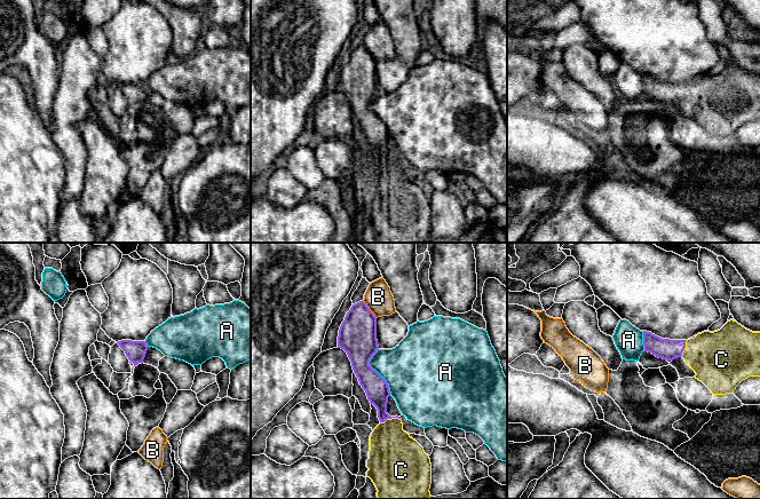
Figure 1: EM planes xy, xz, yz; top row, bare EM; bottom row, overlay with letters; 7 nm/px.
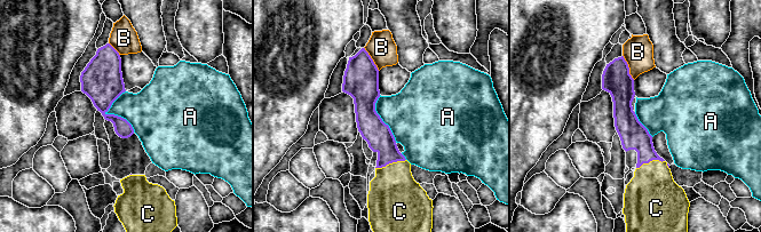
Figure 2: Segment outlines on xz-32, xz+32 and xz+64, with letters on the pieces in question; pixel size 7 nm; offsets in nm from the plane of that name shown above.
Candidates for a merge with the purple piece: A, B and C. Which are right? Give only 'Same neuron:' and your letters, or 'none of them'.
Same neuron: C

